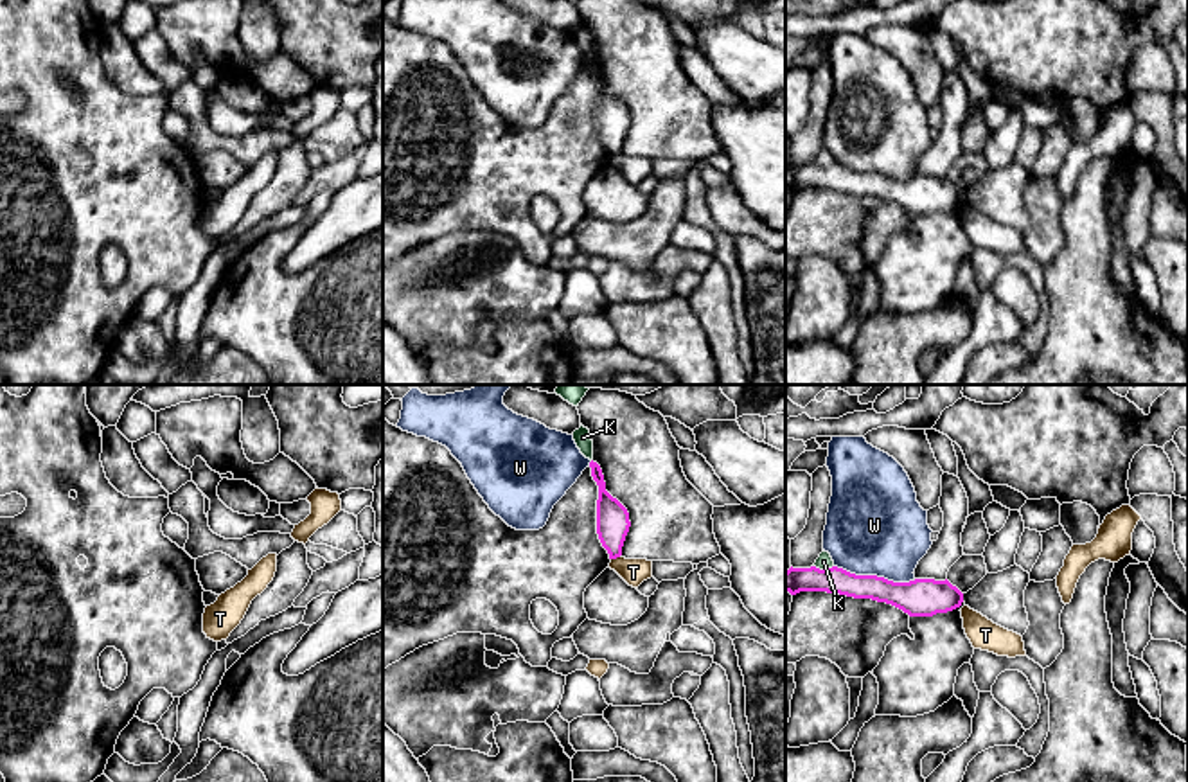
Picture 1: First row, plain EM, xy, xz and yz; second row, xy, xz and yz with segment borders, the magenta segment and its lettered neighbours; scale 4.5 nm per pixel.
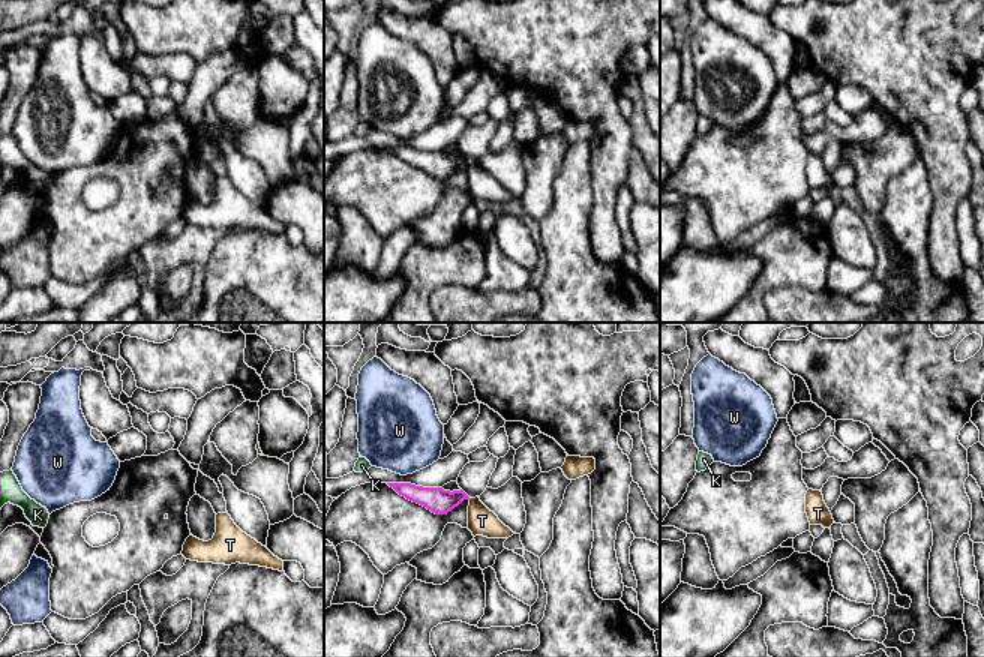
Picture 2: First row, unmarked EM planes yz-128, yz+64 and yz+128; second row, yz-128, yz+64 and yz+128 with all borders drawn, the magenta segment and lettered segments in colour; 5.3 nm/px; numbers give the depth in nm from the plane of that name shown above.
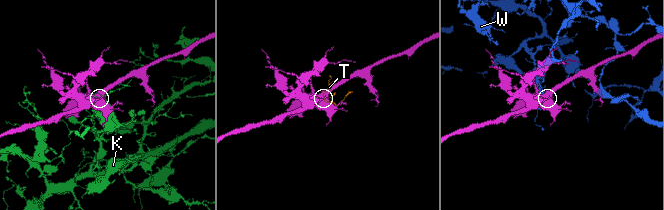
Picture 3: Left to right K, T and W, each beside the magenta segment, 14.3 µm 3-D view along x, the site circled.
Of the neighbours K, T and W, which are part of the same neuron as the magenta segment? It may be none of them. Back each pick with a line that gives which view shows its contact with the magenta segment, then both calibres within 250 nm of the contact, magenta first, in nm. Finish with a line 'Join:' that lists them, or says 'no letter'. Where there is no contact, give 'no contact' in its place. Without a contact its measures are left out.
Join: no letter

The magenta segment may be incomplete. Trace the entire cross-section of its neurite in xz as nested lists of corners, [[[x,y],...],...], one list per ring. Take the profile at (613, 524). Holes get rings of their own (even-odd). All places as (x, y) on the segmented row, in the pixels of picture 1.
[[[590,462],[591,476],[598,485],[597,500],[597,534],[609,559],[622,555],[622,547],[629,532],[631,521],[627,509],[606,491],[602,469],[597,462]]]

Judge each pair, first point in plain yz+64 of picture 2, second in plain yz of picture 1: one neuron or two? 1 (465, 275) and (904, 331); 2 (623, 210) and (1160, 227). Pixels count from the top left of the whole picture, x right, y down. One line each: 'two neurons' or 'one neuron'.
1: one neuron
2: two neurons

